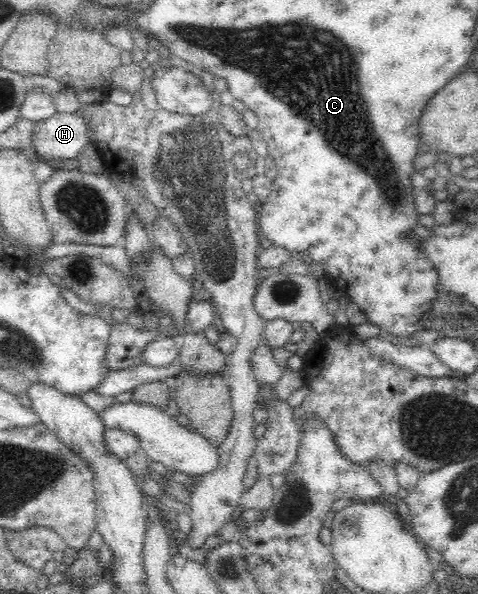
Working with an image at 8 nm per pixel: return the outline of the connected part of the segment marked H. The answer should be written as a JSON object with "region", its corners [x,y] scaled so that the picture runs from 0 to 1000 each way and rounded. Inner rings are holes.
{"region":[[[111,190],[71,209],[67,249],[109,276],[159,266],[190,242],[182,215],[163,190]]]}

